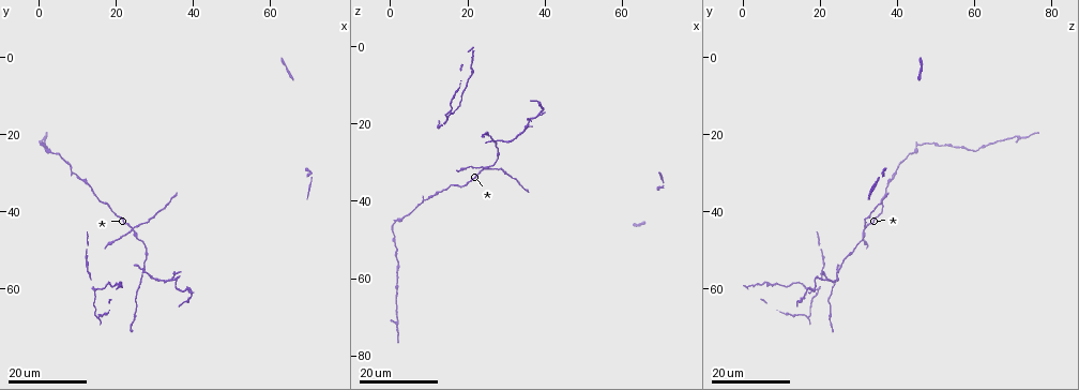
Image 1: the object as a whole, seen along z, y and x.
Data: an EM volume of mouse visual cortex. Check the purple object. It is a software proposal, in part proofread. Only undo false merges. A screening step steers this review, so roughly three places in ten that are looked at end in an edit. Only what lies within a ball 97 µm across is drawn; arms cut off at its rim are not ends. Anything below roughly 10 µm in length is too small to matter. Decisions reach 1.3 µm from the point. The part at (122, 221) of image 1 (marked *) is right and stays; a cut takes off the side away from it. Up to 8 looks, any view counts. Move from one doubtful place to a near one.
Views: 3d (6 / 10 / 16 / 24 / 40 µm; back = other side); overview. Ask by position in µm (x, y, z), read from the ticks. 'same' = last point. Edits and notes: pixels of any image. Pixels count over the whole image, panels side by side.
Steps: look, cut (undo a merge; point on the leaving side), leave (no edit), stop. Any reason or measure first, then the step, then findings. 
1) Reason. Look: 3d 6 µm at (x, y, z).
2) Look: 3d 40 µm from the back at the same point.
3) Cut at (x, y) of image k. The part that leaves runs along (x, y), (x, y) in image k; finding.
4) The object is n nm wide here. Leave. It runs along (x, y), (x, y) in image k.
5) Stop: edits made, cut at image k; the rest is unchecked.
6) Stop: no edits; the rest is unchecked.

Four-way junction. Look: 3d 24 µm at (24.0, 45.0, 31.0).

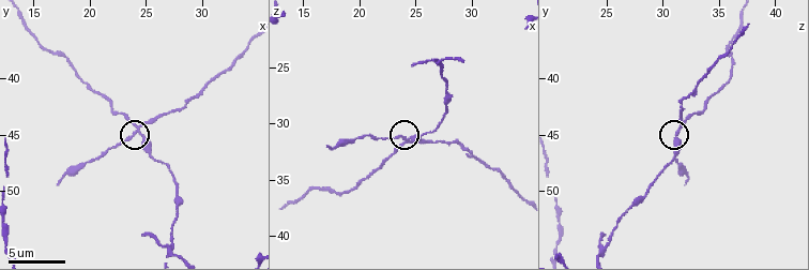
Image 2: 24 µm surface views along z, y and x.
Look: 3d 10 µm at (24.2, 44.4, 31.4).

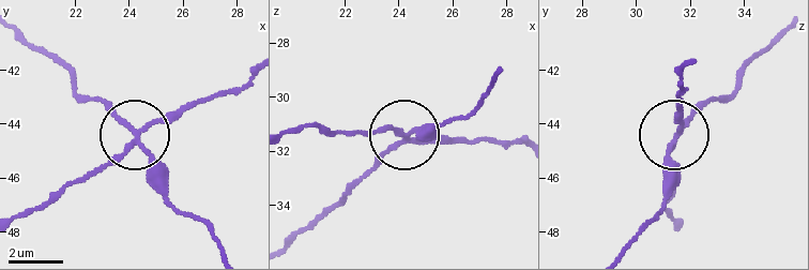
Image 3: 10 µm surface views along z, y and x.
The side arm is 67 µm long; 4 arms meet here. Cut at (167, 113) of image 3. Two neurons meet here.

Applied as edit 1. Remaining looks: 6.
Look: overview.

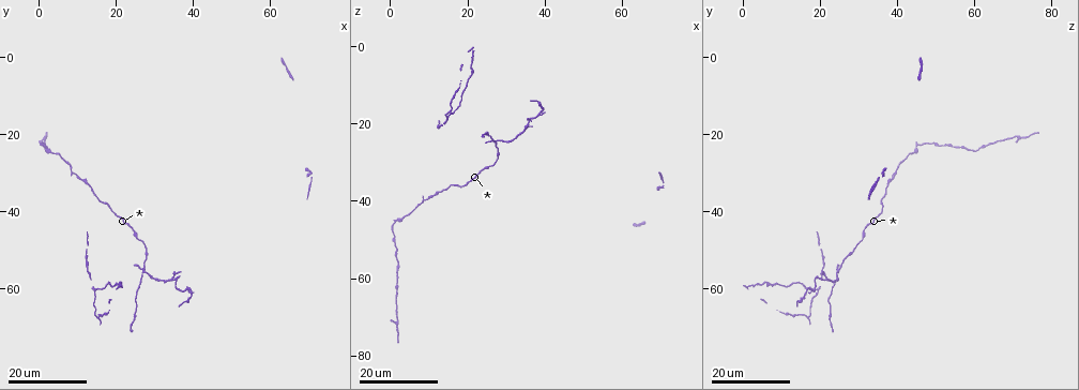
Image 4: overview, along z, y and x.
Look: 3d 16 µm at (27.0, 55.0, 24.5).

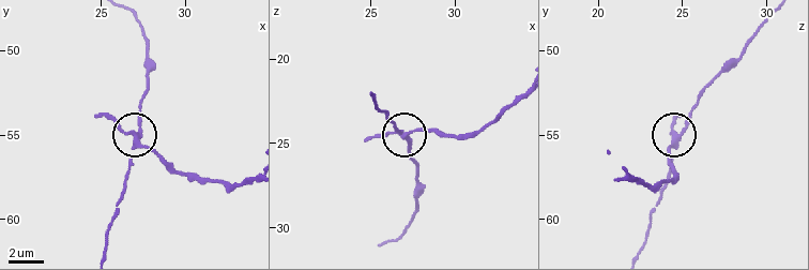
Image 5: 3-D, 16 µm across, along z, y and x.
Look: 3d 6 µm at (27.3, 55.7, 24.5).

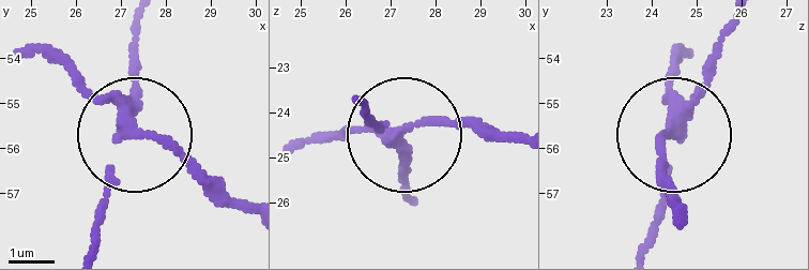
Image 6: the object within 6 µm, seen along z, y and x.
4 arms meet here. Cut at (182, 153) of image 6. The part that leaves runs along (131, 108), (242, 200) in image 6; a second neuron is stuck on.

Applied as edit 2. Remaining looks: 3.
Look: overview.

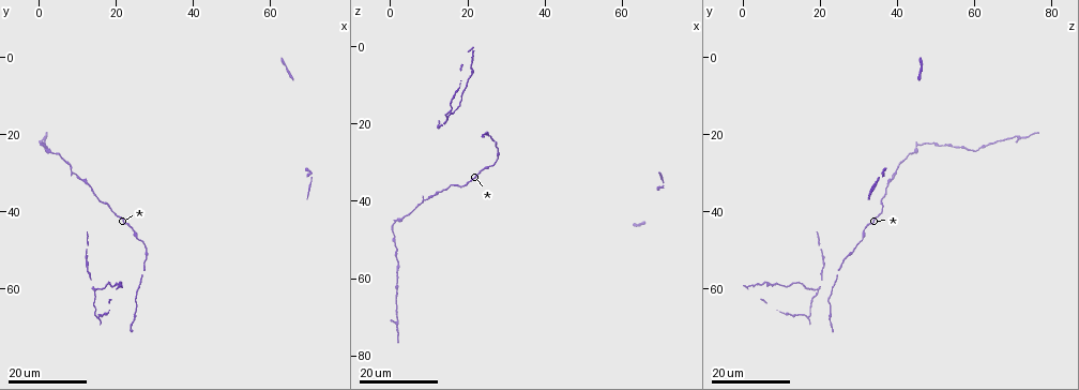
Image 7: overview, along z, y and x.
Two arms in line, one across. Look: 3d 24 µm at (14.0, 60.5, 19.5).

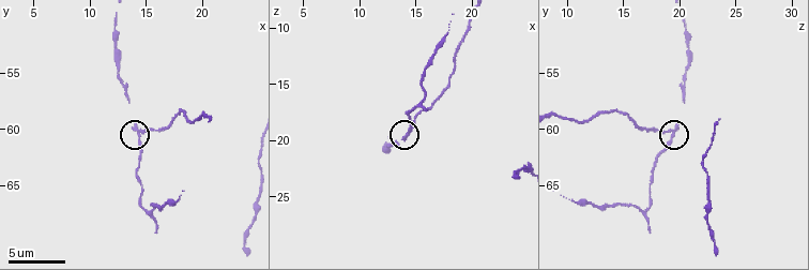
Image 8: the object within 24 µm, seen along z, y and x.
Look: 3d 6 µm at (14.4, 60.8, 19.4).

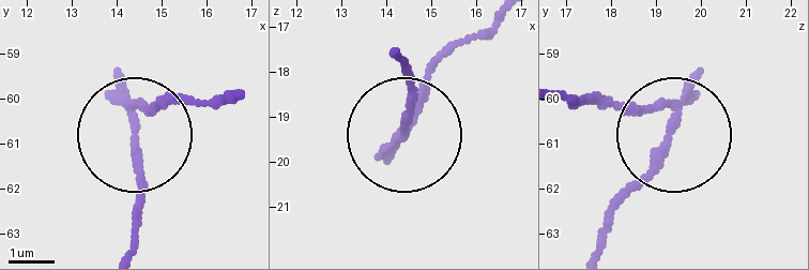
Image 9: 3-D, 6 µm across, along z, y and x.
Cut at (157, 108) of image 9. The part that leaves runs along (120, 106), (224, 98) in image 9; two neurons meet here.

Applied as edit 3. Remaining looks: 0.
Stop: edits made, cut at image 3, cut at image 6, cut at image 9; the rest is unchecked.

